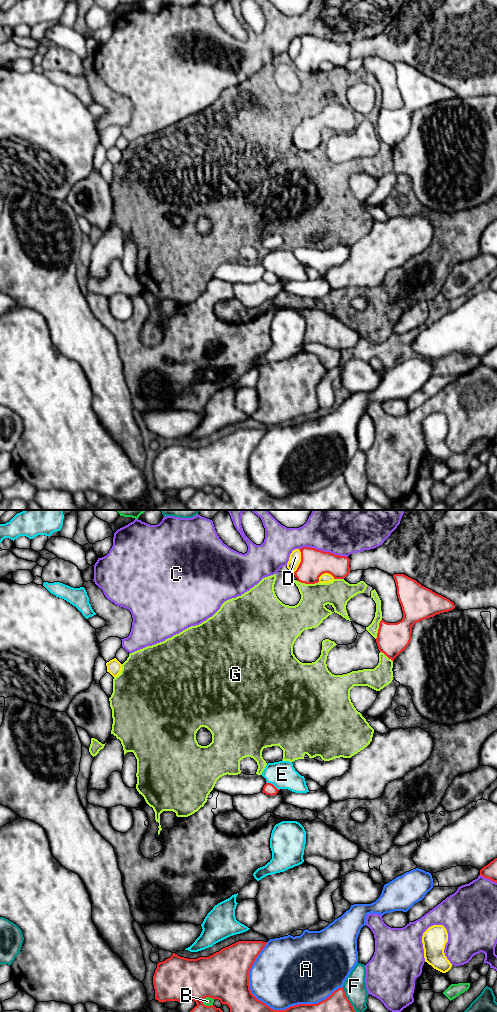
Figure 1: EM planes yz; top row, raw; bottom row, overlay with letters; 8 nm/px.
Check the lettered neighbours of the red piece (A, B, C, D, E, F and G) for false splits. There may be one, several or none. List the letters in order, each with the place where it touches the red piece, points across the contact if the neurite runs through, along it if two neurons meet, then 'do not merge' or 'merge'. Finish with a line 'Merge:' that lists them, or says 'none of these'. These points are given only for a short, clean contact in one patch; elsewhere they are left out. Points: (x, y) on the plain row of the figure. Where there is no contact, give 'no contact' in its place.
A: meets red in yz at (287, 496); do not merge
B: meets red in yz at (207, 484); do not merge
C: meets red in yz at (323, 39); do not merge
D: meets red in yz at (301, 49); do not merge
E: meets red in yz at (272, 272); merge
F: meets red in yz at (348, 489); do not merge
G: meets red in yz at (308, 71); do not merge
Merge: E

